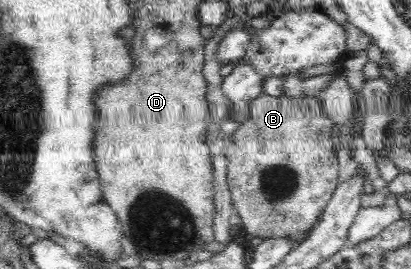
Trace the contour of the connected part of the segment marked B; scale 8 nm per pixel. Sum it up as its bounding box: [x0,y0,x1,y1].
[226,89,339,240]

